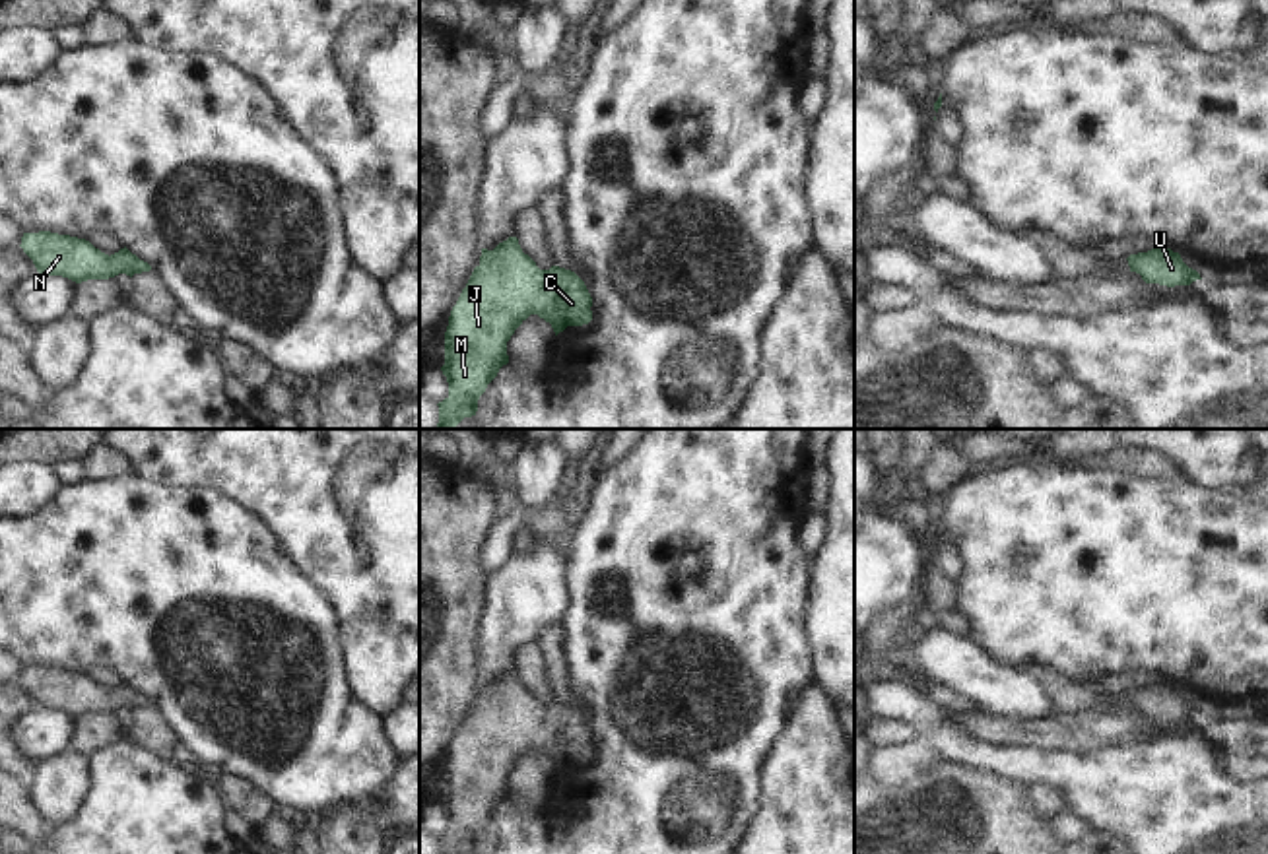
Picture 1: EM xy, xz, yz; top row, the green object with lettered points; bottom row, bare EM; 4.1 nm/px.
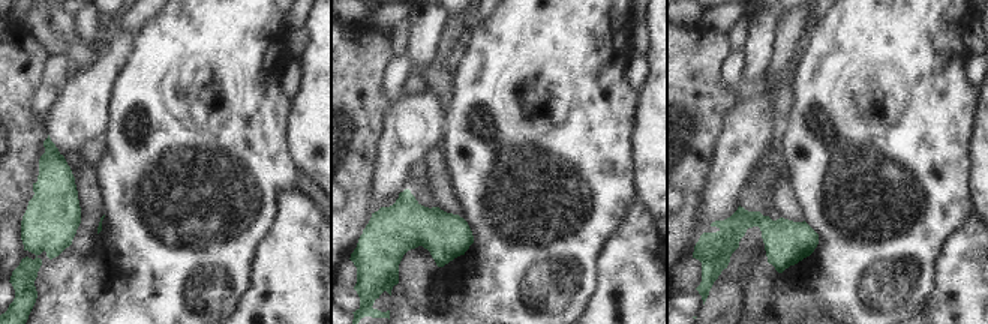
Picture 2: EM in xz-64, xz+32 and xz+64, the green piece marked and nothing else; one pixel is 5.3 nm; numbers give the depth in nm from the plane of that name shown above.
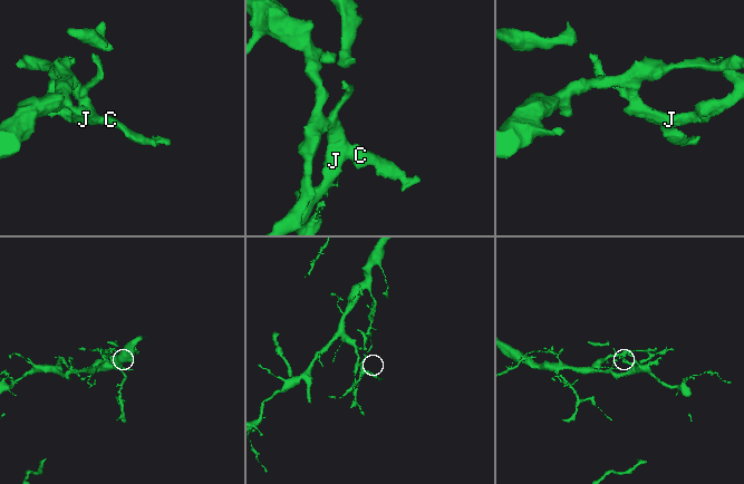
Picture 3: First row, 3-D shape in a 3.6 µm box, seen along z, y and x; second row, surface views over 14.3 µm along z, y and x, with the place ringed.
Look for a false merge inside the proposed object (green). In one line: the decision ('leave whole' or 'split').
leave whole

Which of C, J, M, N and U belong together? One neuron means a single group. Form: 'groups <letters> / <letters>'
groups C J M N U

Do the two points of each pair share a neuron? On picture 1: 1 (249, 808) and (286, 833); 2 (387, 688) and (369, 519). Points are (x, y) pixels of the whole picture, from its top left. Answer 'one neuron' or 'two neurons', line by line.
1: one neuron
2: two neurons

